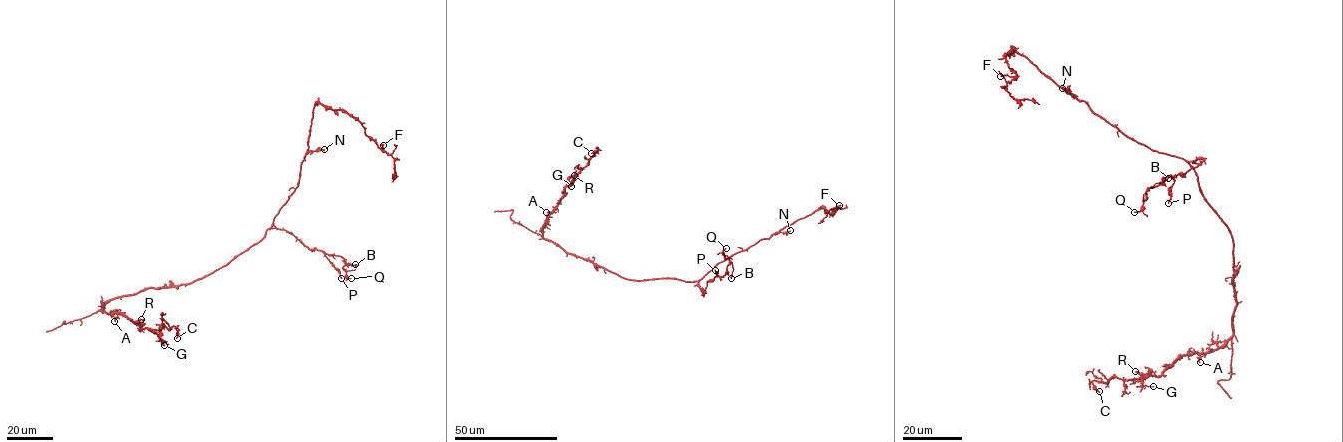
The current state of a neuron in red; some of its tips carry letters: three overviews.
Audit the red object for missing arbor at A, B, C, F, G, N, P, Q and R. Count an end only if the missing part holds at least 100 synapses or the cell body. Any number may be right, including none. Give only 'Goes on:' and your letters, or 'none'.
Goes on: none

